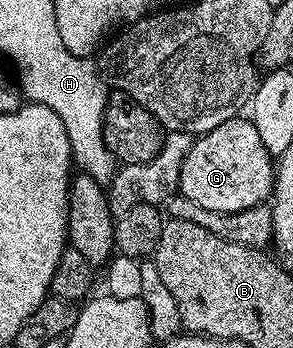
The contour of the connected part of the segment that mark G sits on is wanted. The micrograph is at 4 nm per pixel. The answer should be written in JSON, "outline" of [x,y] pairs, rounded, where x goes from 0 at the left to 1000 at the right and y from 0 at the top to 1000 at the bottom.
{"outline":[[[799,336],[676,388],[621,468],[611,557],[747,612],[887,595],[932,557],[939,457],[884,405],[860,339]]]}

